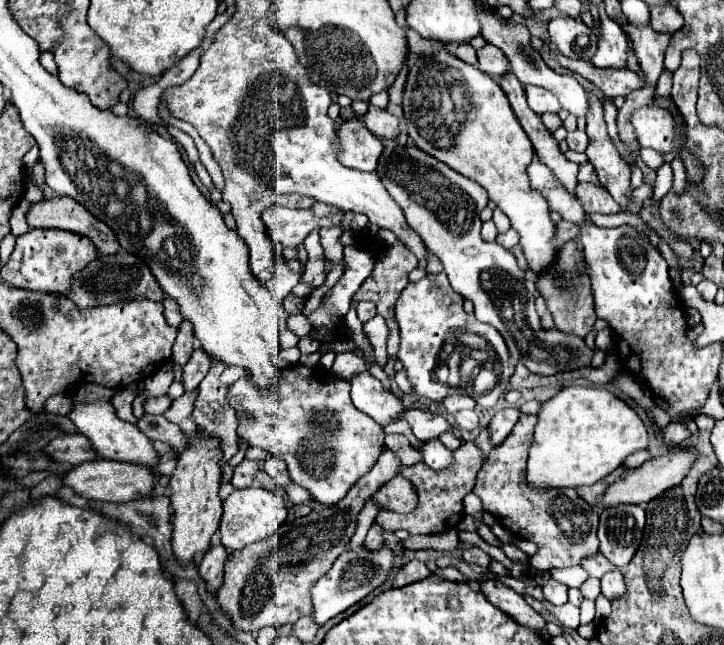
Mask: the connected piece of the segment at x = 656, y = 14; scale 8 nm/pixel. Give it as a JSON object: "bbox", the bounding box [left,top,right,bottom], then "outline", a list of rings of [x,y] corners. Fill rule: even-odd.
{"bbox":[651,6,683,34],"outline":[[[653,6],[651,8],[651,28],[661,34],[673,34],[683,28],[683,16],[675,12],[673,6]]]}

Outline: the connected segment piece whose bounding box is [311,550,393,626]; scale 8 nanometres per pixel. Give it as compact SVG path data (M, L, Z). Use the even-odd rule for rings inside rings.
M379 550L379 552L343 552L333 568L323 574L315 586L311 588L311 604L313 604L313 612L311 612L311 620L315 620L315 624L325 624L329 618L341 614L343 610L347 610L349 606L353 606L355 602L363 600L369 592L373 592L375 588L379 588L389 570L393 566L393 552L389 550Z

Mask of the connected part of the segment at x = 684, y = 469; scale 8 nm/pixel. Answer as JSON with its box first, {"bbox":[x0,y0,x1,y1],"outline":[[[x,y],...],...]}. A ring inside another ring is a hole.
{"bbox":[601,450,695,508],"outline":[[[669,450],[669,454],[665,456],[657,456],[657,458],[649,458],[647,462],[643,462],[639,468],[631,468],[625,470],[623,476],[613,482],[605,494],[601,496],[601,506],[609,508],[615,504],[647,504],[649,500],[657,498],[661,492],[677,486],[681,482],[681,478],[689,472],[689,466],[695,462],[695,454],[691,452],[683,452],[683,450]]]}

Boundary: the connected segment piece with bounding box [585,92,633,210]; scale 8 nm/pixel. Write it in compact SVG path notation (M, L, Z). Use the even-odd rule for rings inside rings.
M587 92L587 102L589 102L589 112L587 112L589 146L585 152L589 156L589 162L595 166L605 190L623 206L623 210L627 210L627 200L629 200L629 194L633 192L629 184L631 168L619 156L613 140L607 134L601 100L593 92Z

